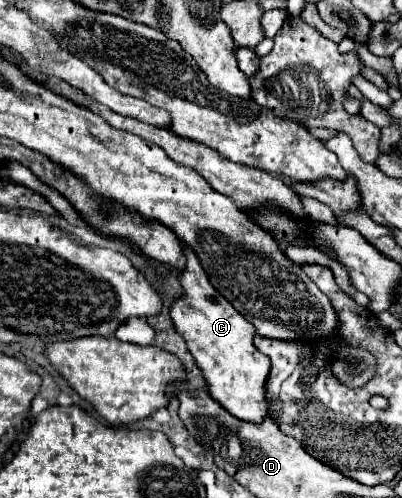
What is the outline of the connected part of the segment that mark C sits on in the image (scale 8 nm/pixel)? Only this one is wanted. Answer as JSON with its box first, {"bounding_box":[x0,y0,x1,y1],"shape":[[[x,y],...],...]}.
{"bounding_box":[170,247,270,423],"shape":[[[186,247],[186,269],[180,271],[180,283],[184,295],[174,301],[170,315],[176,331],[184,337],[188,351],[196,359],[204,379],[208,381],[210,397],[216,399],[228,413],[240,417],[248,423],[260,423],[270,419],[268,399],[266,399],[266,381],[270,373],[270,359],[260,353],[254,345],[256,331],[244,317],[226,301],[208,281],[206,271],[202,269],[196,253]]]}

